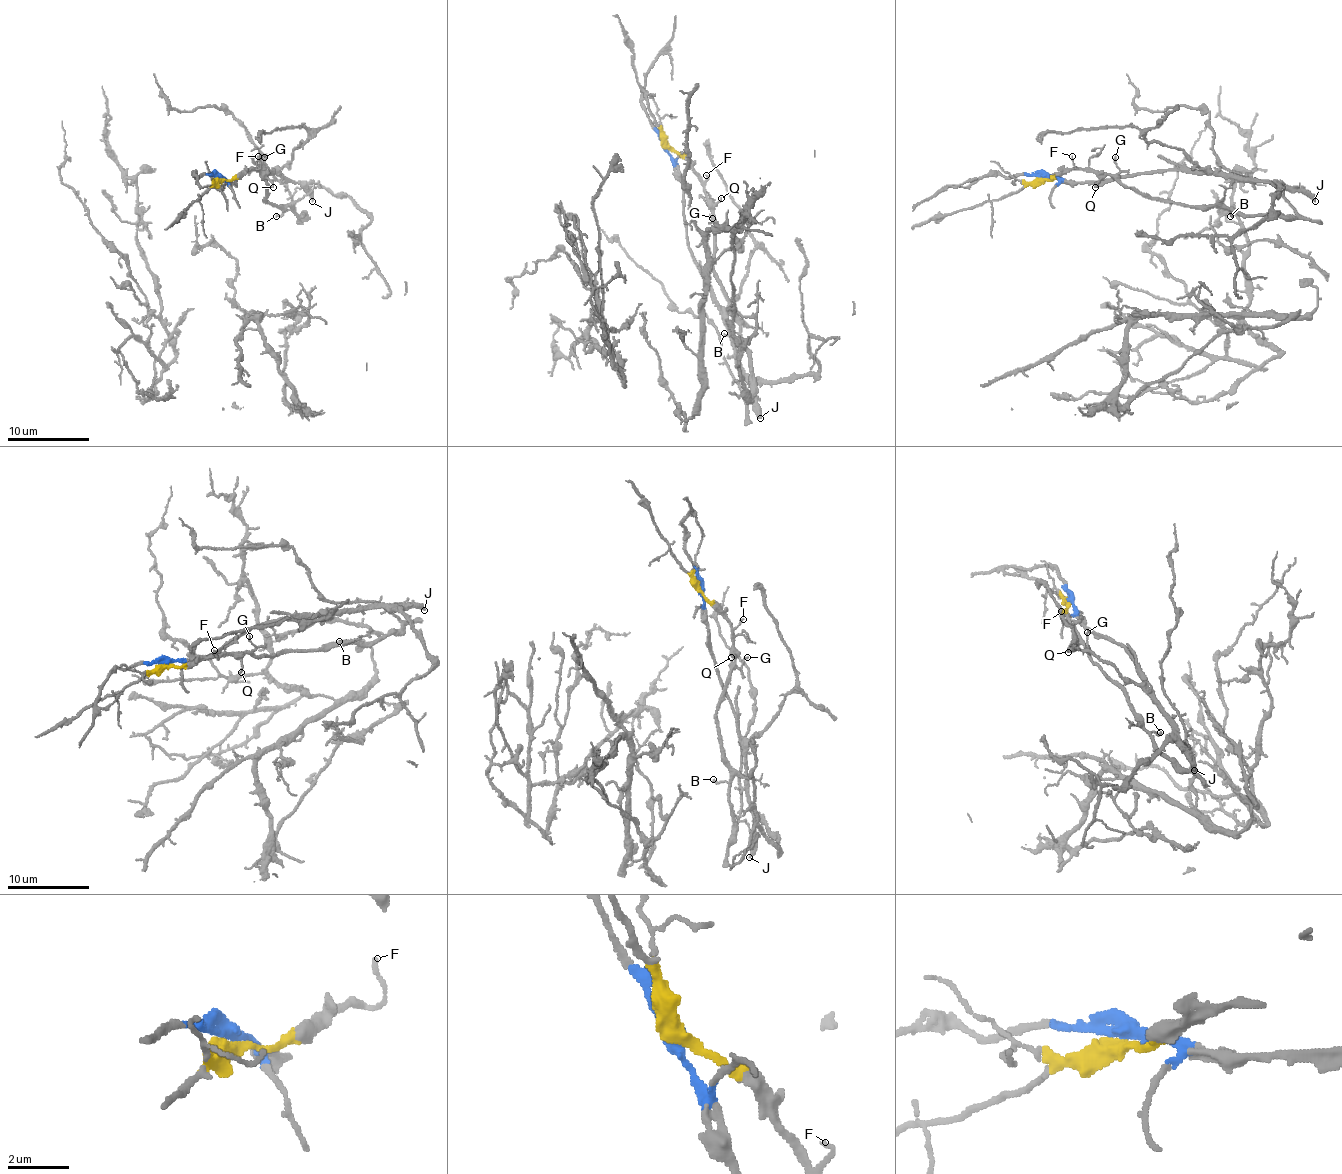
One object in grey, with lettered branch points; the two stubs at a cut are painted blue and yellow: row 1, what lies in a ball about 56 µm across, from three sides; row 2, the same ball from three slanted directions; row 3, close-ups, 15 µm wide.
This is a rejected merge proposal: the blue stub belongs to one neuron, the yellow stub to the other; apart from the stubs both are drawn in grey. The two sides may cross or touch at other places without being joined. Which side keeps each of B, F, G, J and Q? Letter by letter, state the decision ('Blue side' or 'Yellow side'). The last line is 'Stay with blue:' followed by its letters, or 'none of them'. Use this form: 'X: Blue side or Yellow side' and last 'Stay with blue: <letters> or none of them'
B: Yellow side
F: Yellow side
G: Yellow side
J: Blue side
Q: Yellow side
Stay with blue: J

